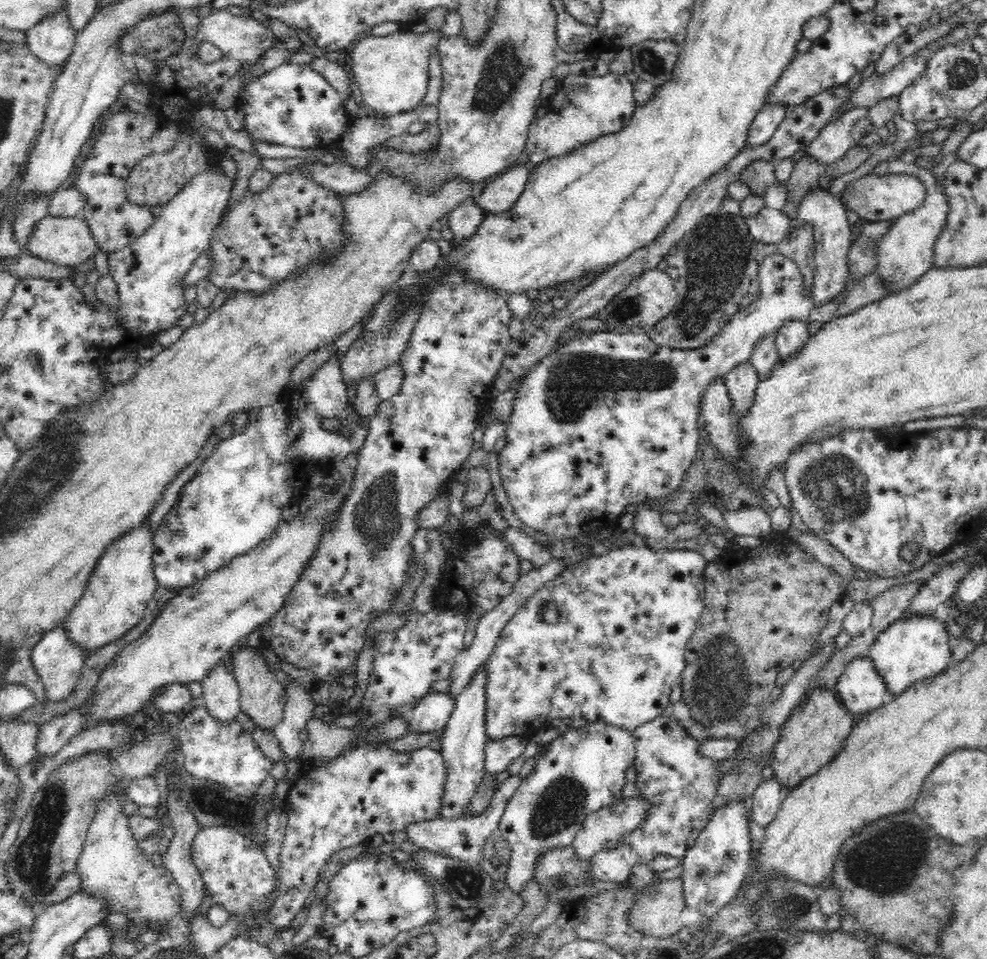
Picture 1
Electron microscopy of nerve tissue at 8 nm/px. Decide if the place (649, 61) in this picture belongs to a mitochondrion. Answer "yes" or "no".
yes

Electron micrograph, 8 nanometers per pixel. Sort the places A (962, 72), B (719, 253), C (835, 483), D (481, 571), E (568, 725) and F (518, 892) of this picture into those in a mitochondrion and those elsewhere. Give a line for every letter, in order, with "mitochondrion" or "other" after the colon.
A: mitochondrion
B: mitochondrion
C: mitochondrion
D: other
E: other
F: other

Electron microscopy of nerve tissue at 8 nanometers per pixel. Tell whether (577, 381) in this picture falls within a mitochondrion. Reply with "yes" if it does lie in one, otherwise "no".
yes

